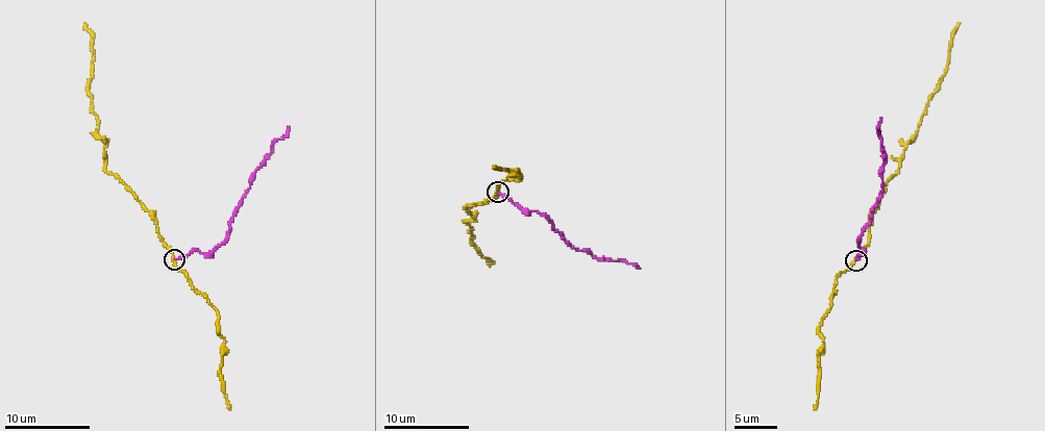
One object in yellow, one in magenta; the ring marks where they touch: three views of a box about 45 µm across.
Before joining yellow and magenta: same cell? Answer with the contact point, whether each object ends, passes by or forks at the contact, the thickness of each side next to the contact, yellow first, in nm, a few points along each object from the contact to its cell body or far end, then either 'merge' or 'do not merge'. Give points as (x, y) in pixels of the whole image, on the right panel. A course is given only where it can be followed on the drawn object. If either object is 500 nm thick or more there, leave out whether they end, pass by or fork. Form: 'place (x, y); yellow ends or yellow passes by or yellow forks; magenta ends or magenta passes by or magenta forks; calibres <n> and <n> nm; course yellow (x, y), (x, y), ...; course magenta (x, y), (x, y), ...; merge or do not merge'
place (855, 260); yellow passes by; magenta ends; calibres 180 and 180 nm; course yellow (856, 259), (947, 68), (960, 23); course magenta (856, 259), (861, 236), (882, 184), (885, 162), (878, 131), (880, 118); do not merge

